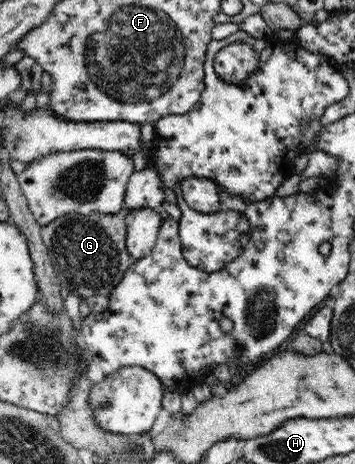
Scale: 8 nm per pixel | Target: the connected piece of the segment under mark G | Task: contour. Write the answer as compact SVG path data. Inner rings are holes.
M126 211L82 214L67 213L41 226L41 236L49 249L49 260L63 289L69 289L82 299L91 295L108 295L122 279L124 271L134 261L128 253Z

